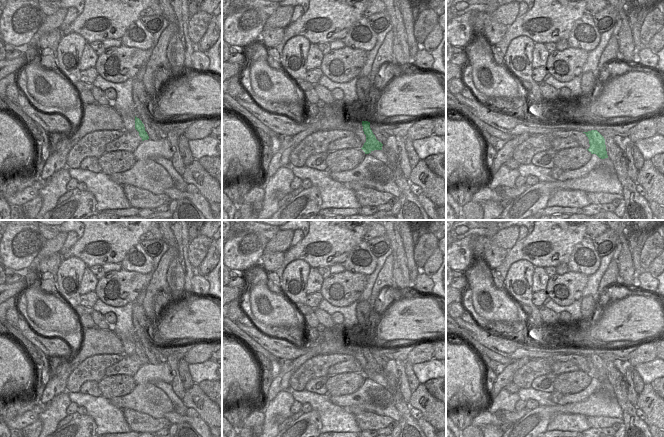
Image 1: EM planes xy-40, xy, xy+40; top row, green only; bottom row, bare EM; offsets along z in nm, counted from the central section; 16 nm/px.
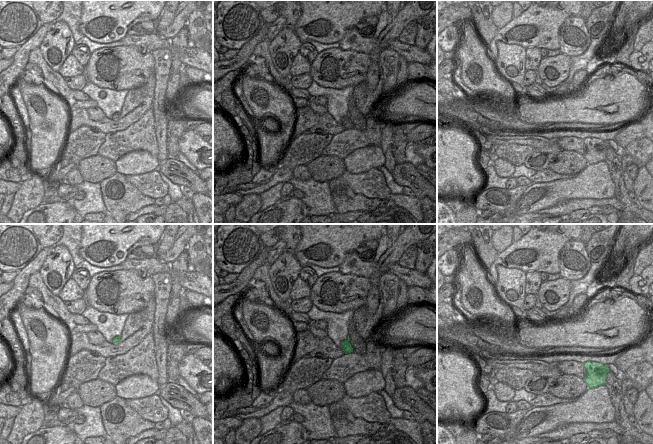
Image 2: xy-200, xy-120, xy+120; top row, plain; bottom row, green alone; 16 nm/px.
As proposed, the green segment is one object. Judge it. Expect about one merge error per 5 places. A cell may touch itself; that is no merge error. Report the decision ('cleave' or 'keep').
keep

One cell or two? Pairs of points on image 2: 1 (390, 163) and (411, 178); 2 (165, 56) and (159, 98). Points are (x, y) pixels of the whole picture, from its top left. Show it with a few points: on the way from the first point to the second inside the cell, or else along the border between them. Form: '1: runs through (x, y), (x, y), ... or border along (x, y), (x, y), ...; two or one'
1: border along (396, 164), (391, 172); two
2: runs through (162, 66), (160, 88); one

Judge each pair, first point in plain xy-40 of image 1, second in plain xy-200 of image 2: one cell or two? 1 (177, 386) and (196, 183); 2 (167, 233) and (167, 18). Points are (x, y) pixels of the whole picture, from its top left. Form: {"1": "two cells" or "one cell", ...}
{"1": "two cells", "2": "one cell"}

